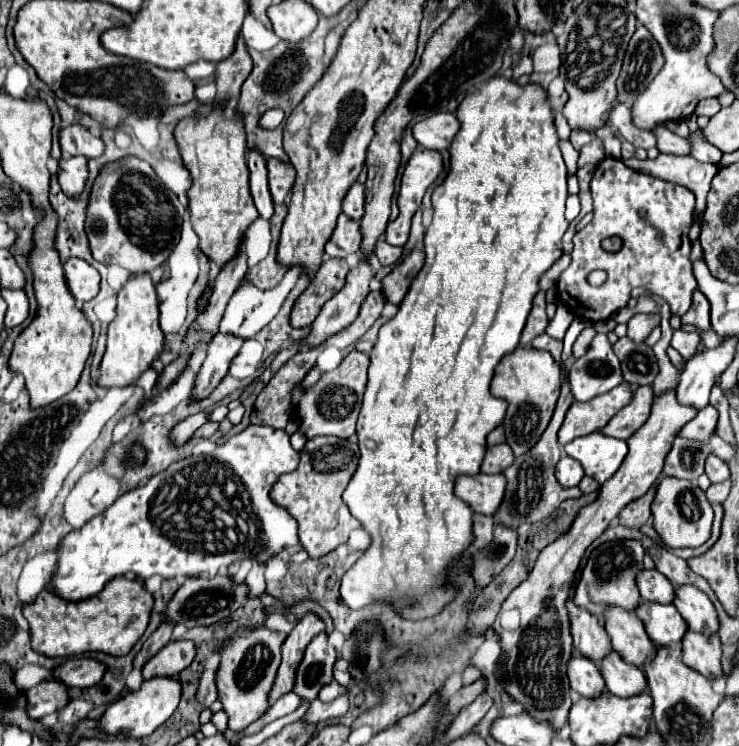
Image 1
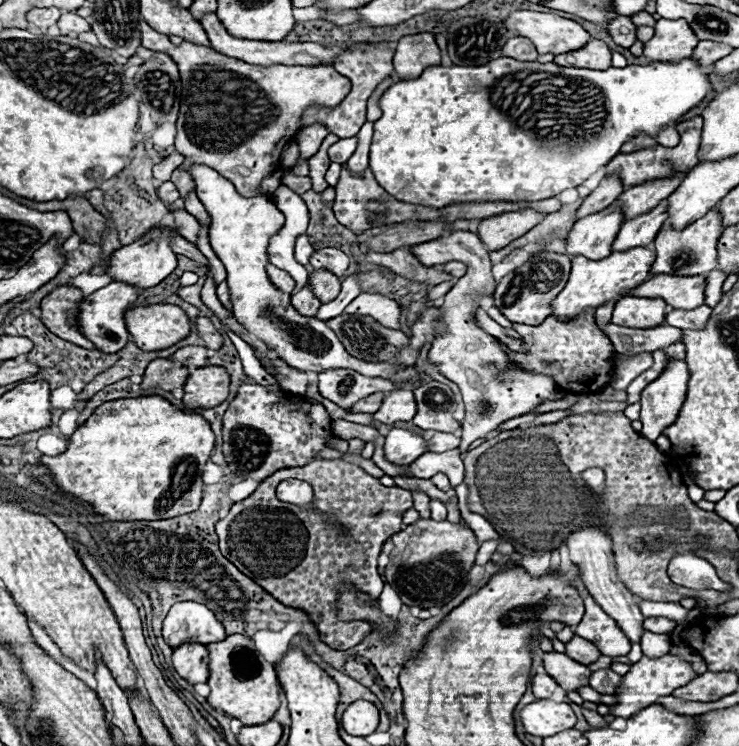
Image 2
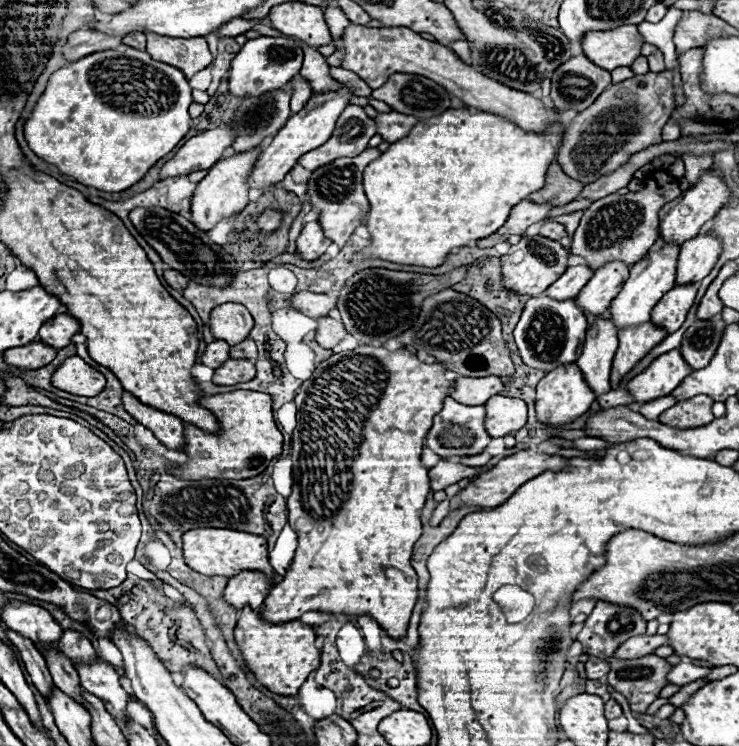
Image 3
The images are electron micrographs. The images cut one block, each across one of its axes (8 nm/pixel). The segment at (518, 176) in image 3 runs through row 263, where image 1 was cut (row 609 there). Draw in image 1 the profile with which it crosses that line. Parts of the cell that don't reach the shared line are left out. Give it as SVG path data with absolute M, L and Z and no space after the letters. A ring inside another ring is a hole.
M492 78L488 84L484 84L478 92L468 94L462 104L456 110L456 116L460 120L460 132L452 140L450 146L450 172L444 178L440 186L432 192L432 208L434 216L424 236L424 266L420 274L416 274L414 282L410 284L410 290L406 292L402 304L398 306L398 314L388 320L378 334L378 342L374 344L370 352L370 368L368 368L368 384L364 392L362 410L356 424L356 436L358 436L358 448L360 448L360 460L356 466L354 476L350 478L346 490L342 492L342 500L350 508L350 514L358 518L364 526L364 530L370 534L372 544L370 548L358 558L358 562L342 576L340 594L342 600L352 608L360 610L372 600L384 600L388 602L402 618L406 620L422 620L430 618L432 614L442 612L442 608L452 602L458 594L458 590L450 584L450 568L454 560L460 560L462 554L468 550L468 546L474 542L474 530L472 530L472 510L466 502L462 502L454 494L456 478L458 476L476 476L480 474L482 458L486 454L486 436L502 424L506 414L506 400L496 398L490 394L490 380L494 376L494 368L502 360L504 354L514 352L518 348L528 312L532 308L532 298L538 292L538 280L540 276L562 256L562 236L568 228L568 220L564 218L564 202L568 198L568 186L566 186L566 164L562 158L562 152L558 148L558 136L554 128L552 110L546 98L546 92L538 84L526 84L518 86L516 82L508 78Z

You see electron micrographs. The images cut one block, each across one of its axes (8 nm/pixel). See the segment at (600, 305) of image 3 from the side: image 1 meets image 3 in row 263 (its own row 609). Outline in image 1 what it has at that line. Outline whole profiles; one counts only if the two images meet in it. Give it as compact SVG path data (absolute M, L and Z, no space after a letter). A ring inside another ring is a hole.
M622 608L606 610L606 632L612 640L612 648L622 656L624 662L642 668L646 662L652 662L658 646L650 642L642 622L636 614Z

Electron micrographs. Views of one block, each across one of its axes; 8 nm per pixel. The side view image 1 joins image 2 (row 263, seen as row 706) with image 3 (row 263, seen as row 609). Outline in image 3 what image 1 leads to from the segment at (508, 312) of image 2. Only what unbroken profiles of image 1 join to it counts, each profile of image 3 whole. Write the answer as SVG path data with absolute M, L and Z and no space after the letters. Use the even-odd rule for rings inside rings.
M534 236L534 238L522 238L512 254L502 256L502 276L504 276L504 286L510 290L518 290L518 294L542 294L550 282L556 282L562 272L566 270L566 258L568 250L550 238L544 236ZM546 254L552 256L552 260L546 260Z

